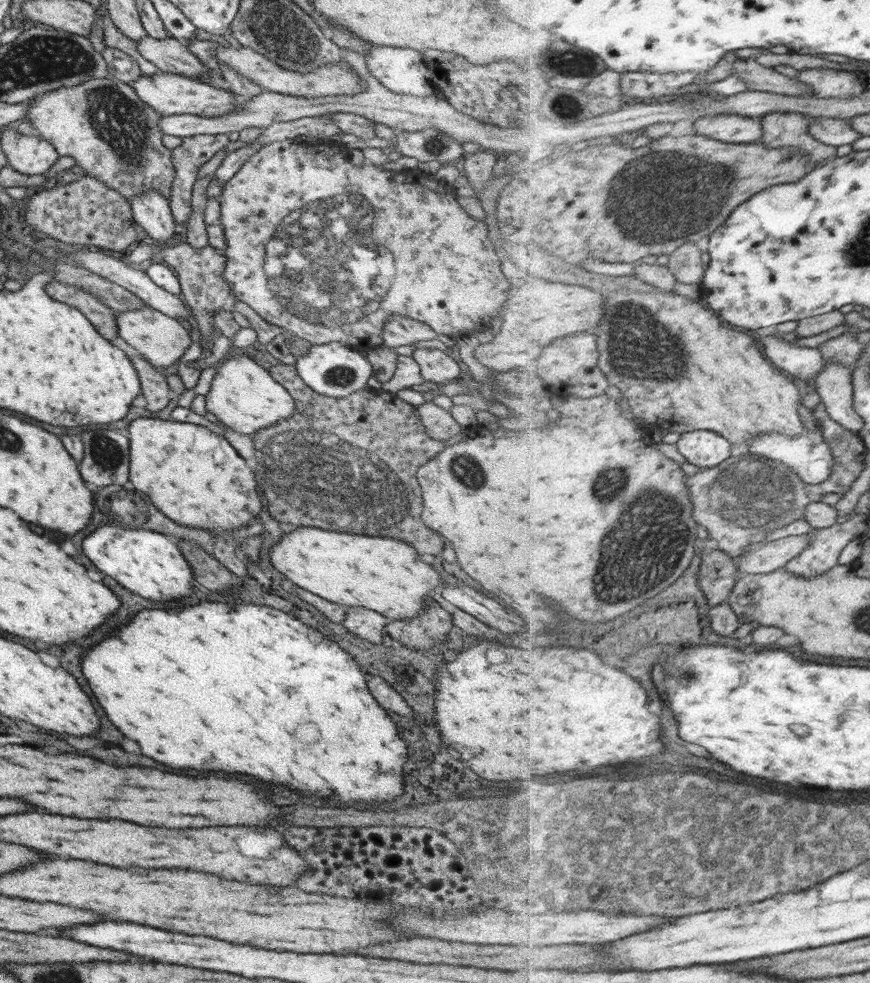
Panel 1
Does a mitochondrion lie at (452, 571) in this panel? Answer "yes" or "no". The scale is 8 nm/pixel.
no

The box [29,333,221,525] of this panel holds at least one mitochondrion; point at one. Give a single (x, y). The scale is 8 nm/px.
(106, 452)

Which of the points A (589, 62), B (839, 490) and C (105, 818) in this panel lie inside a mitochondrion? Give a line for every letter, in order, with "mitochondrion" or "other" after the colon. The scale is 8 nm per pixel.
A: mitochondrion
B: other
C: other

